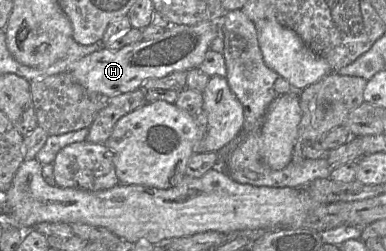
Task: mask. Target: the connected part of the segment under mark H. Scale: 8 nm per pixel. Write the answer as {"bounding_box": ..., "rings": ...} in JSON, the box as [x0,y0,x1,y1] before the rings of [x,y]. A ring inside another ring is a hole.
{"bounding_box":[68,21,218,97],"rings":[[[202,21],[194,25],[175,24],[155,39],[141,40],[118,50],[103,47],[74,62],[68,72],[86,89],[108,97],[132,92],[148,79],[198,68],[217,37],[218,29],[217,21]]]}

